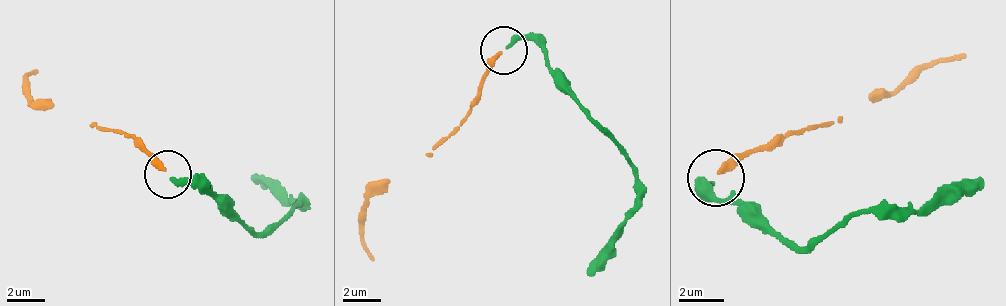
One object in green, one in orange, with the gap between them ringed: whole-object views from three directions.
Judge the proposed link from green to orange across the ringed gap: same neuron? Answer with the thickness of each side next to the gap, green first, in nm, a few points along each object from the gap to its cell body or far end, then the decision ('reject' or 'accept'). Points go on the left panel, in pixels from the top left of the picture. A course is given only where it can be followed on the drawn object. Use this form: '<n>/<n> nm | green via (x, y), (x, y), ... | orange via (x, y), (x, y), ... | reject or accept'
280/280 nm | green via (171, 176), (195, 181), (243, 224), (266, 233), (300, 200), (276, 195), (252, 176) | orange via (167, 171), (133, 138), (33, 100), (28, 76), (38, 71) | reject

